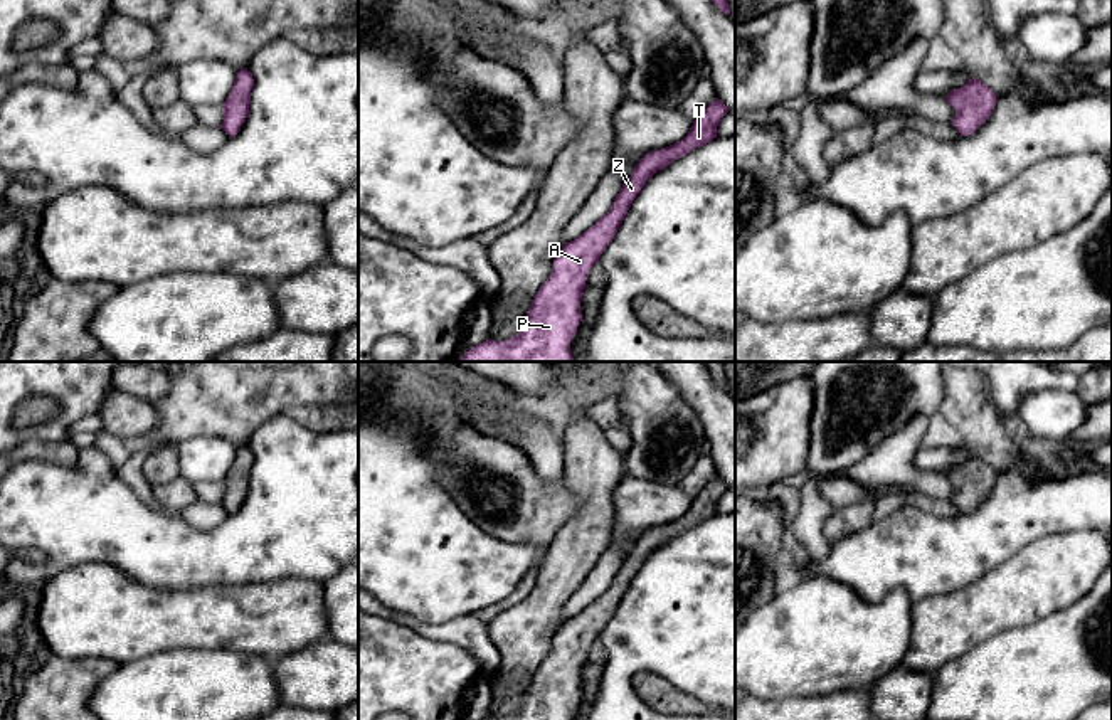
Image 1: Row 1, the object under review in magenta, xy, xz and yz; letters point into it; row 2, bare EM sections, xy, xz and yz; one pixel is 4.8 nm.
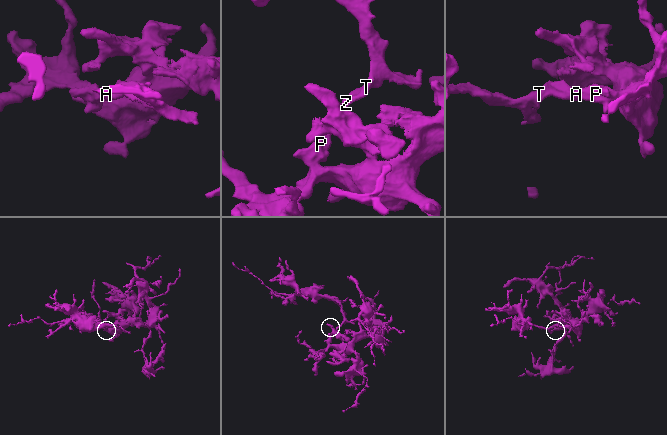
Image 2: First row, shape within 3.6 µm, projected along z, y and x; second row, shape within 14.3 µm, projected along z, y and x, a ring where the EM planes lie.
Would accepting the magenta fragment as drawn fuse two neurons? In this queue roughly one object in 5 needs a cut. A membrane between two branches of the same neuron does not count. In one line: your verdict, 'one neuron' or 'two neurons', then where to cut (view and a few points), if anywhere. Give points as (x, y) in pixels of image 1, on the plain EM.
one neuron | no cut

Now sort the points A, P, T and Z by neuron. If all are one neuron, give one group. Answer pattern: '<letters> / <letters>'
A P T Z

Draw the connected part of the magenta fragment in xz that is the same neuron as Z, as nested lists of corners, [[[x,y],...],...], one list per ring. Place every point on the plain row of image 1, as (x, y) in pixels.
[[[717,474],[693,498],[681,518],[644,532],[611,585],[584,611],[562,622],[548,656],[532,676],[520,708],[505,718],[486,717],[483,720],[570,720],[582,698],[580,676],[587,651],[616,612],[639,567],[656,548],[717,515],[717,503],[727,490],[727,483]]]

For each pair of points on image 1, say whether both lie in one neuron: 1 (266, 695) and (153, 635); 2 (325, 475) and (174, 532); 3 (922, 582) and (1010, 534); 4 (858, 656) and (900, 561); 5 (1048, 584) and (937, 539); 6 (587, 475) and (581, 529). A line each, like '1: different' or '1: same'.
1: different
2: same
3: same
4: different
5: different
6: same

